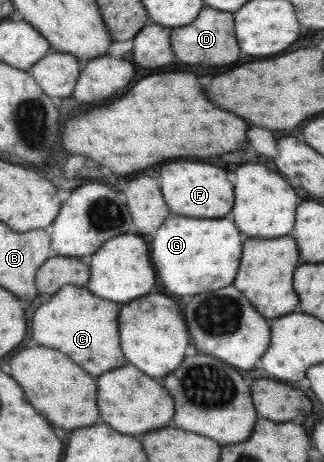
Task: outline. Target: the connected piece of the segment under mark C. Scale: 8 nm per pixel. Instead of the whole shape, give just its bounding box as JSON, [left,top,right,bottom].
[33,284,125,374]

